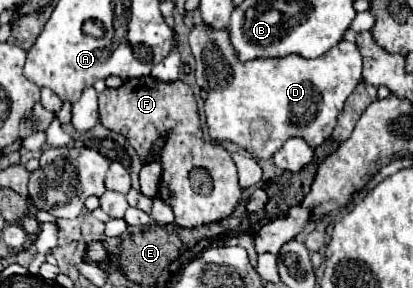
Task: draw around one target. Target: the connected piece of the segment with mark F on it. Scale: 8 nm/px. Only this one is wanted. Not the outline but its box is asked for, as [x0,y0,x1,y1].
[100,76,242,228]

